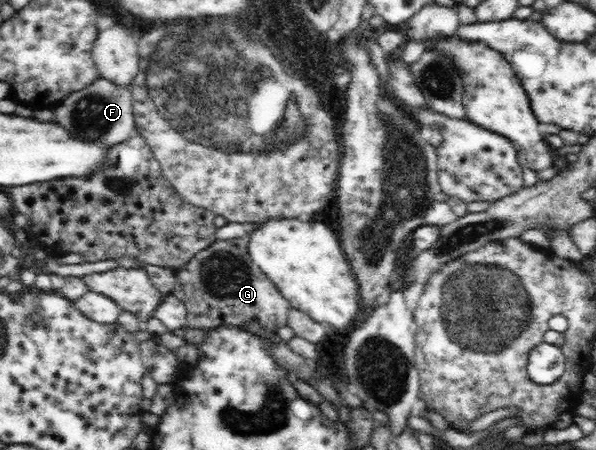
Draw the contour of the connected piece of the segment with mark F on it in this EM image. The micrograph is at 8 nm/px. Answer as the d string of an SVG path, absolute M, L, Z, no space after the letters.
M98 77L94 84L64 99L53 111L54 123L66 127L68 135L82 141L100 141L106 148L124 143L136 135L132 87L118 86L103 77Z

